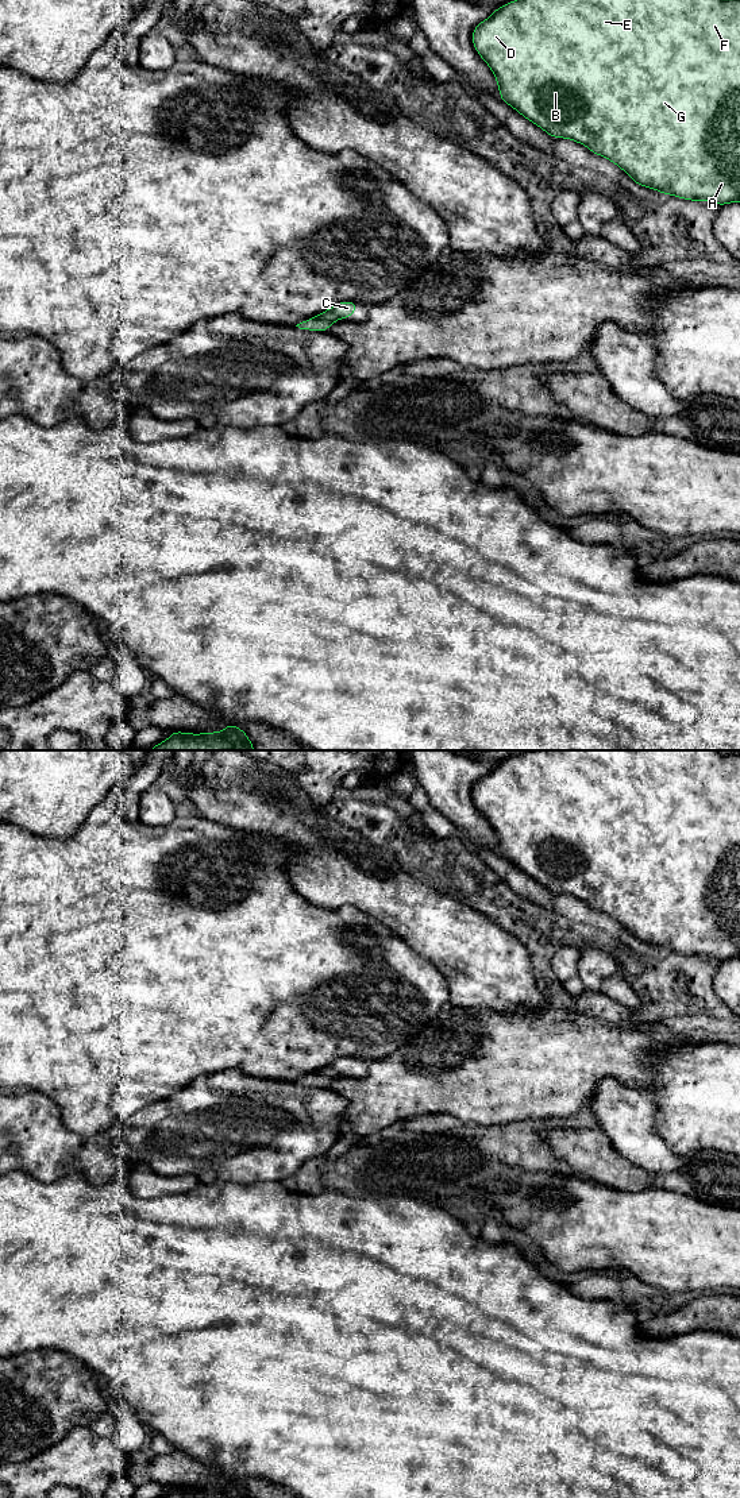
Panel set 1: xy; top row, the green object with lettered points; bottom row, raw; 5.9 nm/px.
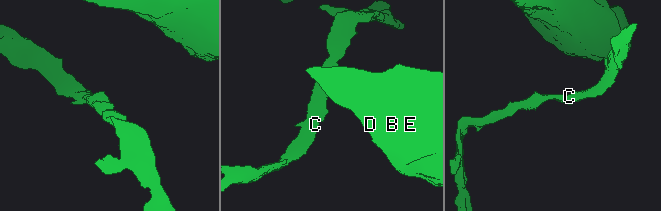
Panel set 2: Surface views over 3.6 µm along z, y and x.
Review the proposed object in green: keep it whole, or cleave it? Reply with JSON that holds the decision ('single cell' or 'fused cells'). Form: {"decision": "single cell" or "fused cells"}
{"decision": "single cell"}

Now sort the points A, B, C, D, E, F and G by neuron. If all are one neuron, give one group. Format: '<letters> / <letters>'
A B C D E F G

